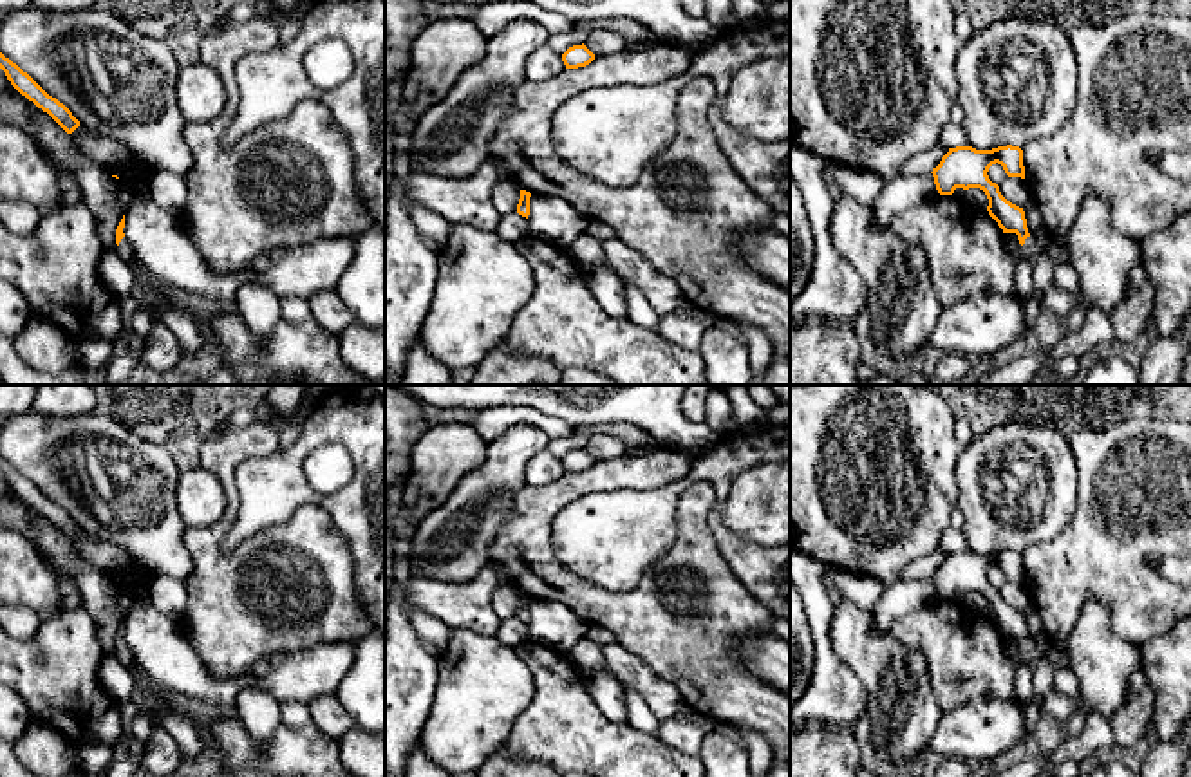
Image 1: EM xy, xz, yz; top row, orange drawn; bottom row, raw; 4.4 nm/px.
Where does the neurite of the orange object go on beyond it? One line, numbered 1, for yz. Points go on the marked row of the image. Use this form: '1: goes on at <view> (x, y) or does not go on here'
1: goes on at yz (1029, 248)

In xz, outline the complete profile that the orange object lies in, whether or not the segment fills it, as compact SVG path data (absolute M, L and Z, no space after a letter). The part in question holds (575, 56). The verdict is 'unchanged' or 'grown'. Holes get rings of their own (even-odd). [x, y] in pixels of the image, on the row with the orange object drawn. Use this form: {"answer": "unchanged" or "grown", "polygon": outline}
{"answer": "unchanged", "polygon": "M582 43L573 45L562 54L566 69L586 67L595 60L595 54Z"}

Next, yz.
{"answer": "grown", "polygon": "M1012 145L992 150L976 150L972 146L949 148L931 173L940 195L952 195L956 188L983 190L989 199L989 215L998 222L1003 233L1018 235L1027 260L1036 266L1037 249L1028 233L1023 208L1007 201L999 186L987 175L989 168L996 163L1003 166L1008 177L1025 179L1023 150Z"}

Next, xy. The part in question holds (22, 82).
{"answer": "unchanged", "polygon": "M0 52L0 69L5 72L11 85L22 96L25 96L38 108L47 112L67 134L72 134L80 126L80 121L63 103L49 96L27 72L23 72L16 63L13 63L2 52Z"}

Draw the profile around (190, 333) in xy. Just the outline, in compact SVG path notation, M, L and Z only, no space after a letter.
M159 293L145 307L154 314L155 323L161 323L177 338L183 351L197 352L208 343L204 322L192 311L168 305Z

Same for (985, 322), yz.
M978 291L943 309L929 345L940 352L992 356L1028 329L1019 296Z

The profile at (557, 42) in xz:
M571 31L569 34L549 36L548 47L551 47L560 56L573 45L582 45L589 36L589 31Z

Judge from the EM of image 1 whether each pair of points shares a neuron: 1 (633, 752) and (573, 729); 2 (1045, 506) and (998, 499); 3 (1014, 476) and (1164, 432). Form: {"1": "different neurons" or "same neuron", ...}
{"1": "same neuron", "2": "same neuron", "3": "different neurons"}

